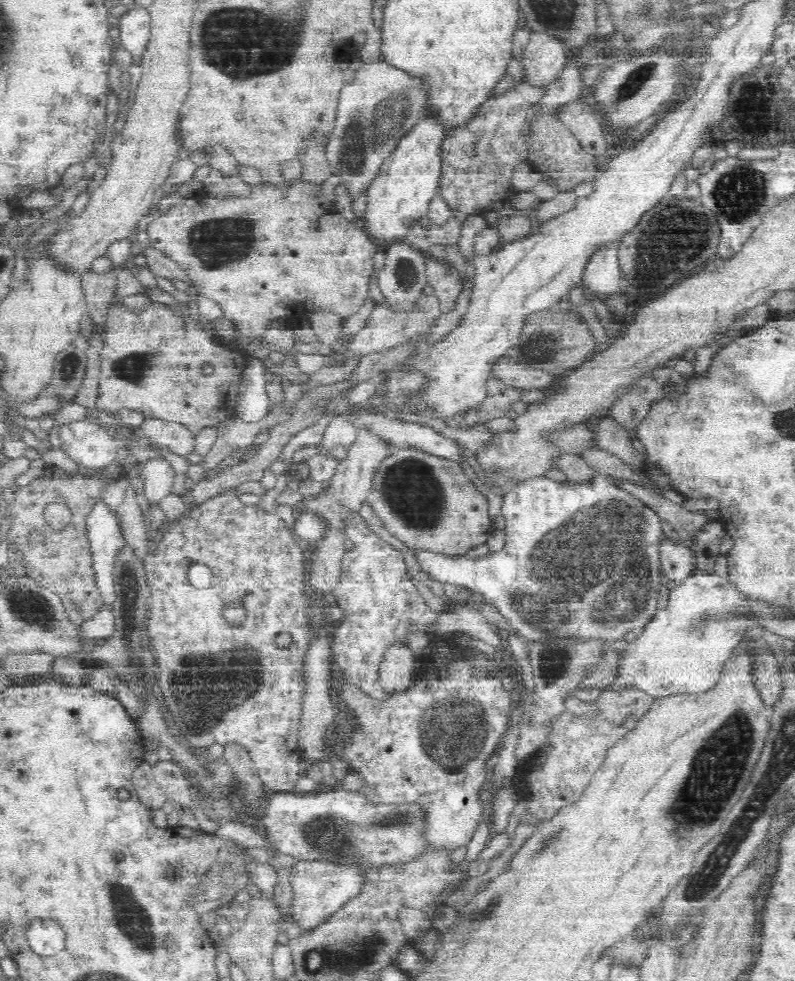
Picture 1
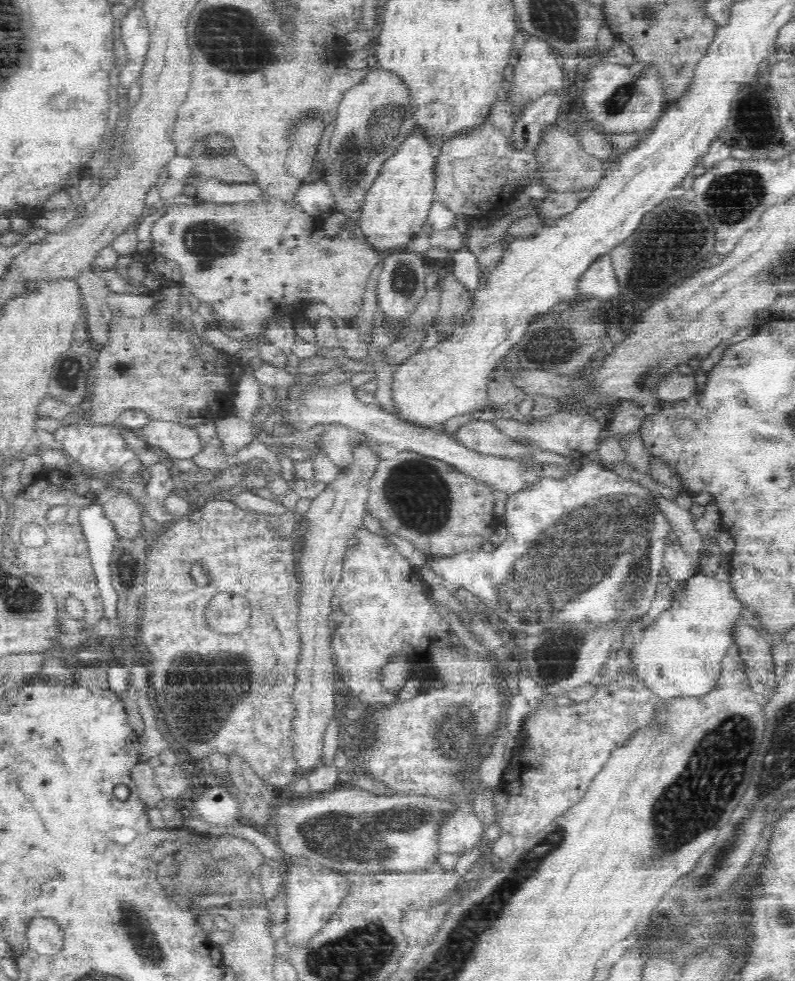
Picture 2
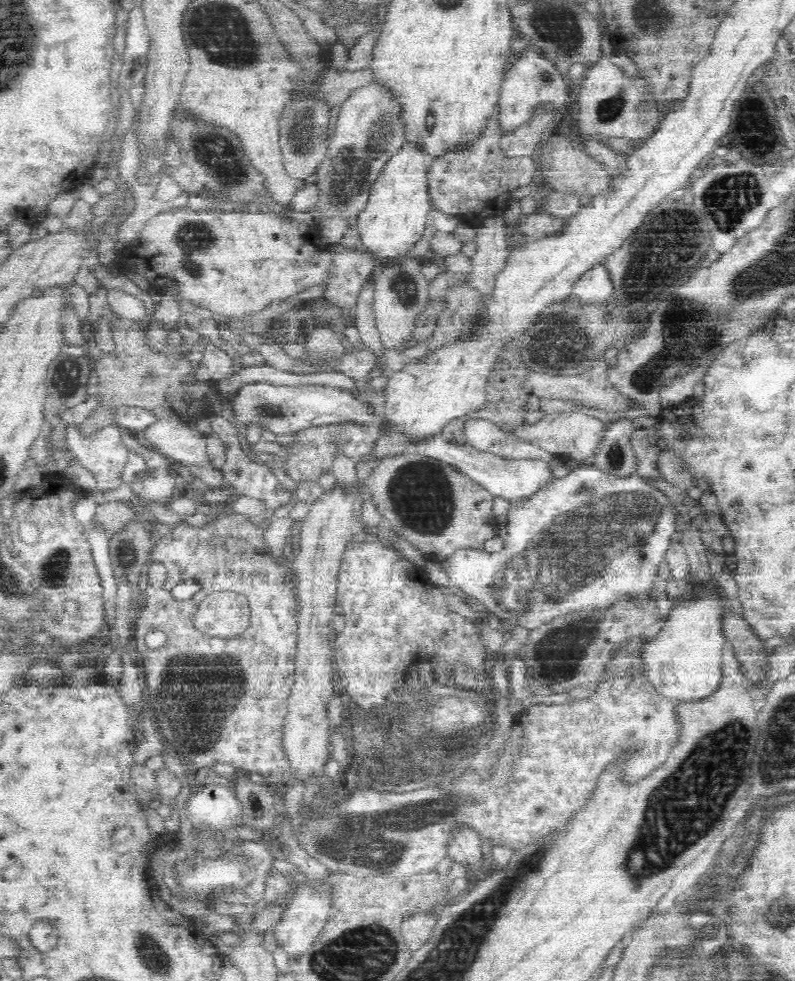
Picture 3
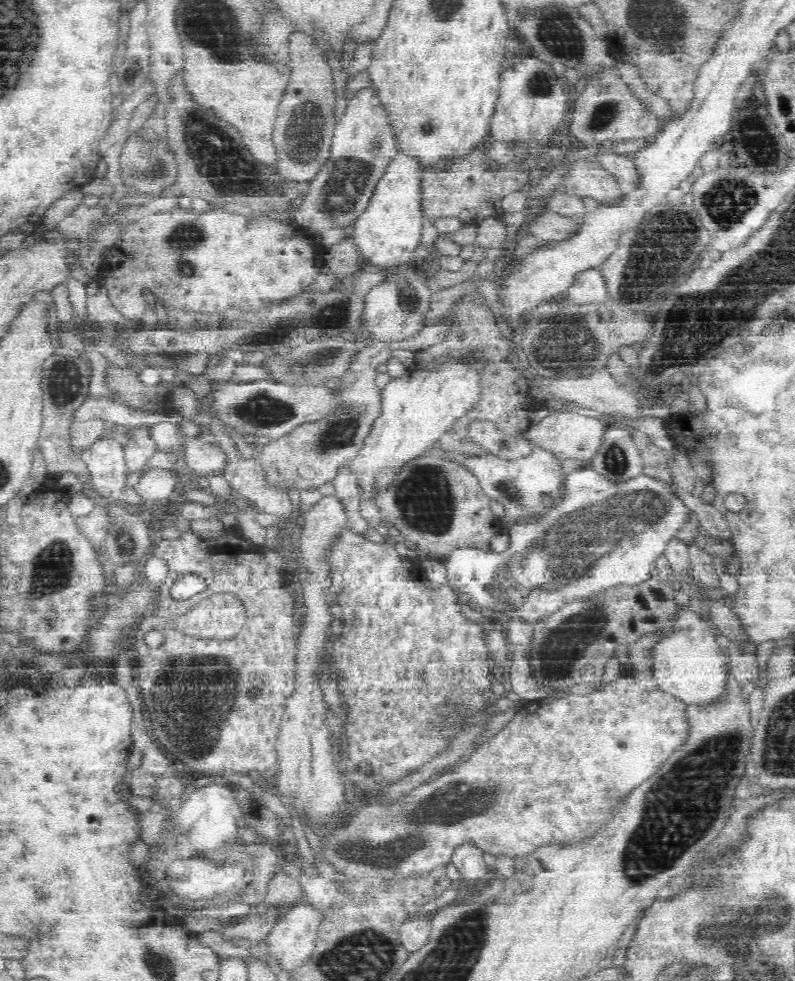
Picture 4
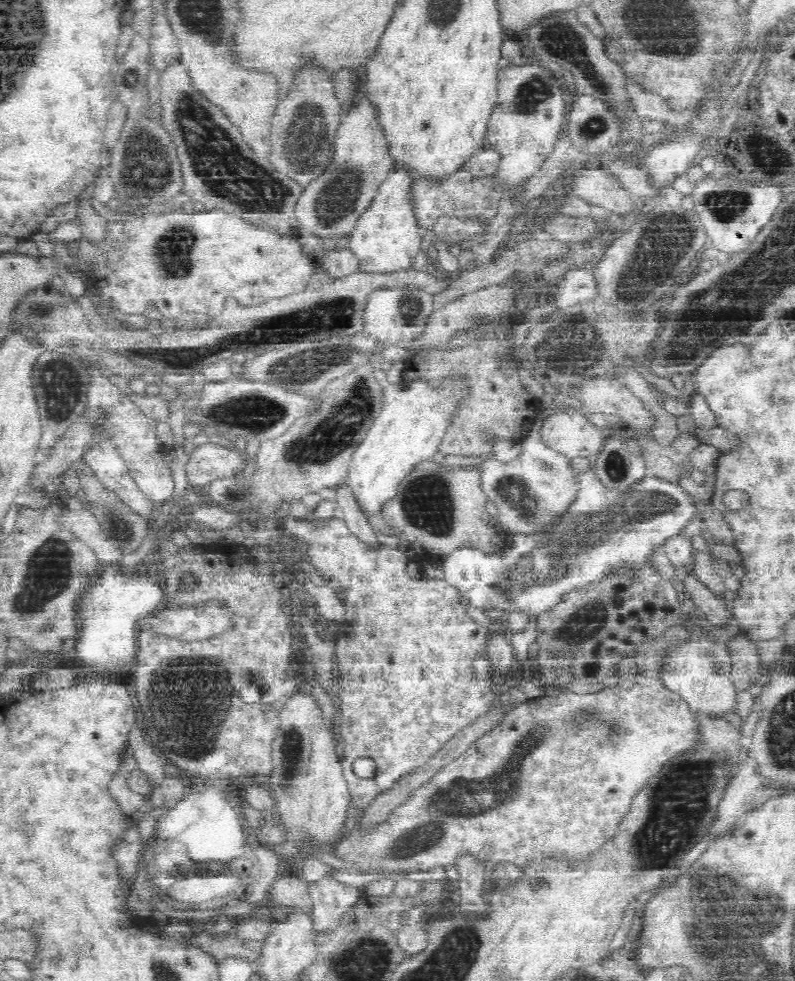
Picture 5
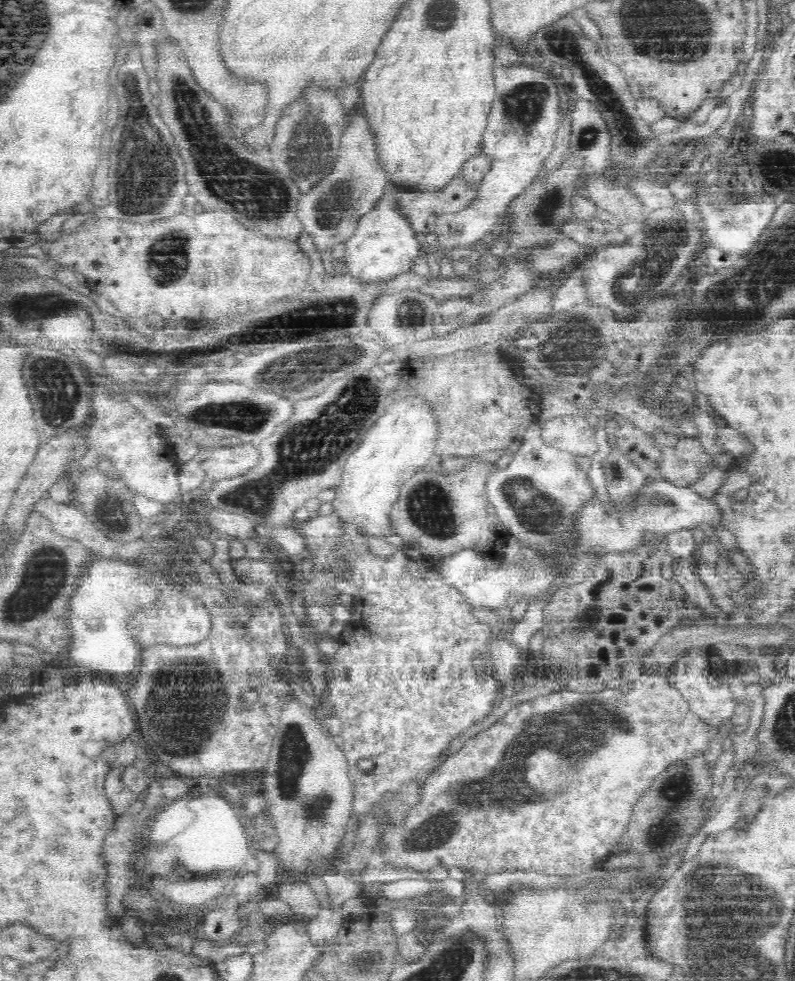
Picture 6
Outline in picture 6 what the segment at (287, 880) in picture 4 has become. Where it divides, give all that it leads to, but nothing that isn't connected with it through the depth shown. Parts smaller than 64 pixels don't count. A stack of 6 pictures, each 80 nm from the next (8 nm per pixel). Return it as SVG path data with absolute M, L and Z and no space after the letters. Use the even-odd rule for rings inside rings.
M280 880L277 884L278 893L287 902L294 914L302 921L318 916L321 904L306 882L288 881L284 885Z

